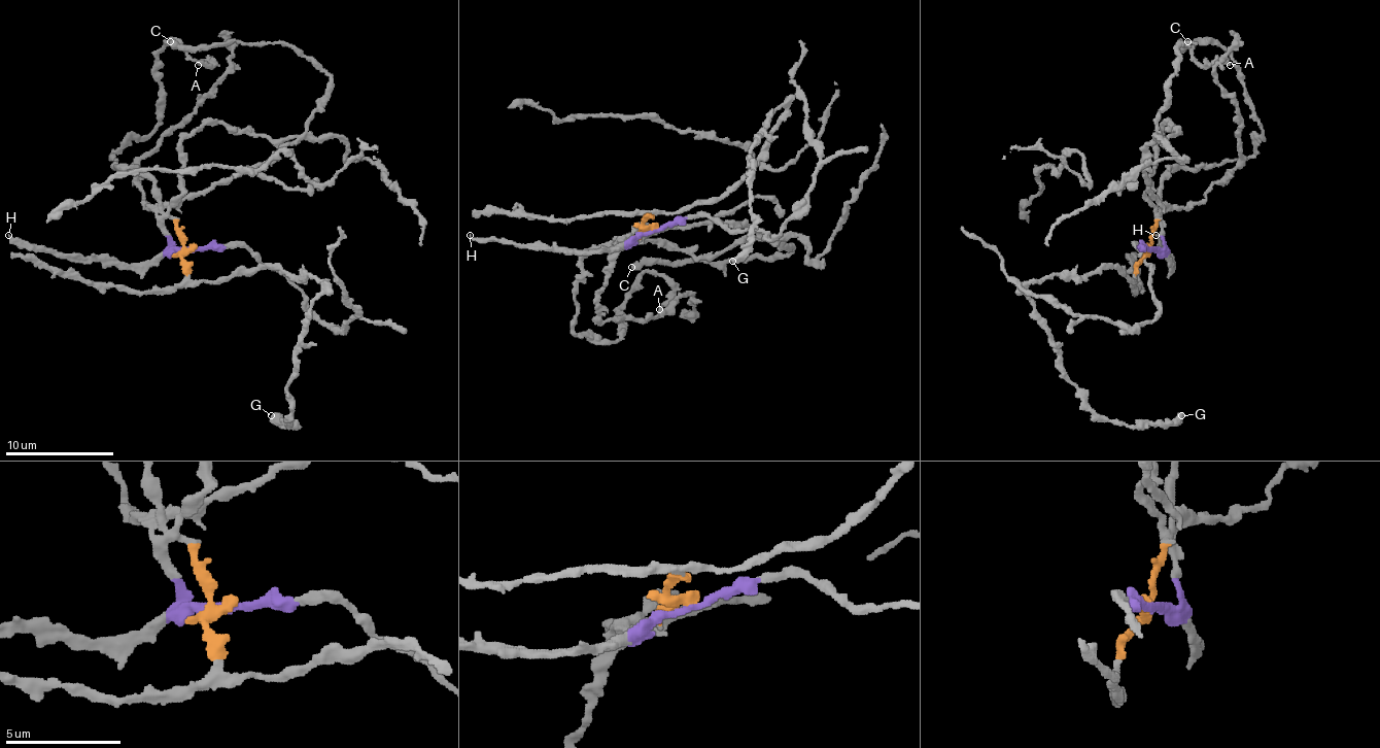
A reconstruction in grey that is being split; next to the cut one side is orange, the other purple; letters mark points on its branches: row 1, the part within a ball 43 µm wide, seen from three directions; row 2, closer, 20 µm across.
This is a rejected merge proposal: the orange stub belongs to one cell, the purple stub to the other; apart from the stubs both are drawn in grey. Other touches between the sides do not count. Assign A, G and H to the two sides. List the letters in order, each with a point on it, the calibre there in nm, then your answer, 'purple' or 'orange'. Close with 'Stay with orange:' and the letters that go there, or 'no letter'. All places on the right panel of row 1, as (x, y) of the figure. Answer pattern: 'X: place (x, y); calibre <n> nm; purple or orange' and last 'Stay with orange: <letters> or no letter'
A: place (1230, 65); calibre 280 nm; orange
G: place (1181, 415); calibre 550 nm; orange
H: place (1156, 235); calibre 240 nm; purple
Stay with orange: A, G

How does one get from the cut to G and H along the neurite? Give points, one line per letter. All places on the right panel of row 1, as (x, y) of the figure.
G: (1149, 247), (1133, 280), (1119, 269), (1055, 275), (1027, 294), (1057, 370), (1095, 413), (1128, 424), (1182, 416)
H: (1149, 247), (1171, 264), (1161, 250), (1156, 234)

